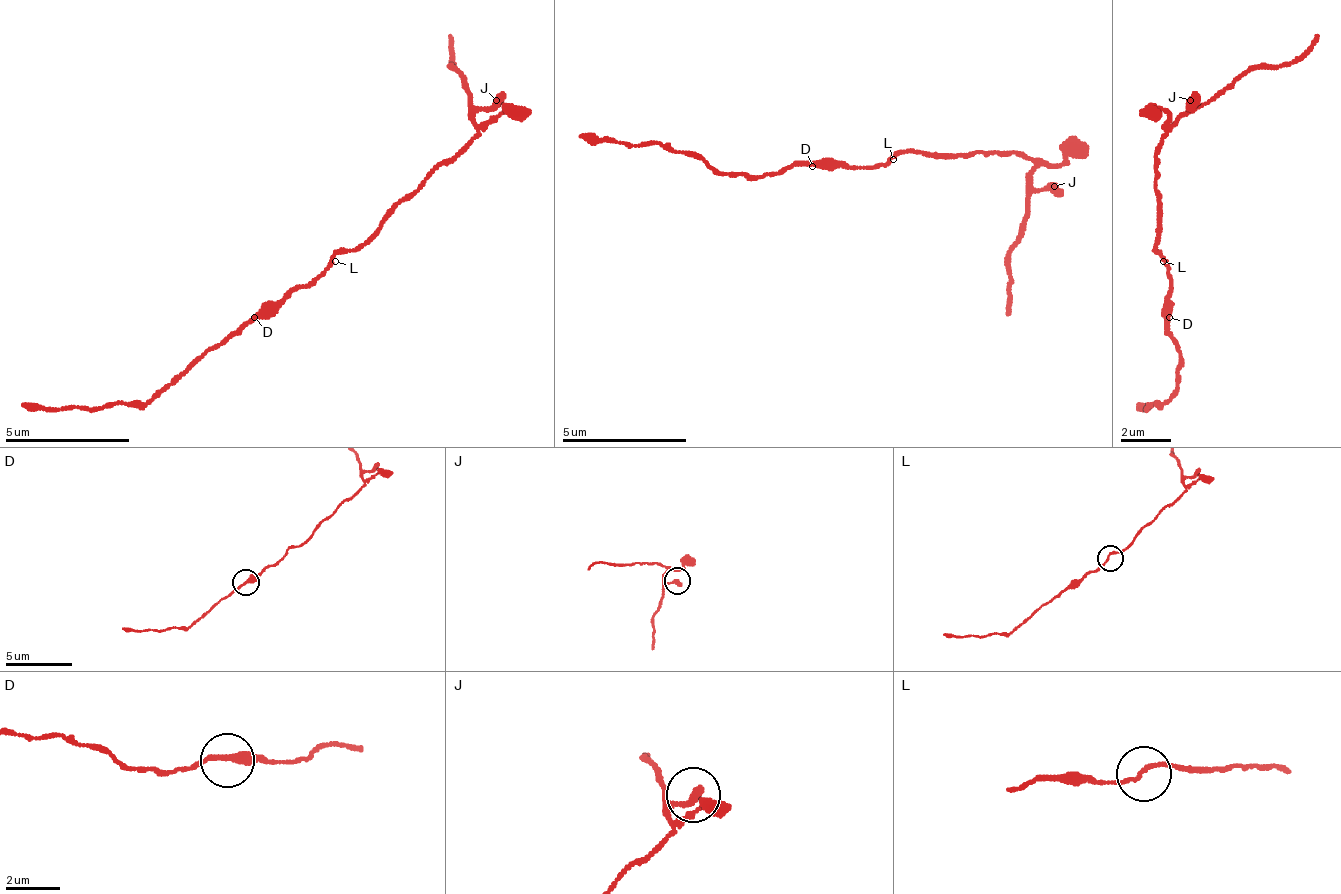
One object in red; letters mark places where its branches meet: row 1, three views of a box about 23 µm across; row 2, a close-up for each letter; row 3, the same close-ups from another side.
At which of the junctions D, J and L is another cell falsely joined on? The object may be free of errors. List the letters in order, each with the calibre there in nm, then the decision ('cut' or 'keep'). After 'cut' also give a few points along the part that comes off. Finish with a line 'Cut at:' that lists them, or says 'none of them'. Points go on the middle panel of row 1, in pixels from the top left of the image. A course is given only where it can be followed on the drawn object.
D: 300 nm thick; keep
J: 240 nm thick; cut; foreign part runs (1055, 184), (1030, 197), (1012, 241), (1012, 284), (1005, 316)
L: 140 nm thick; keep
Cut at: J

